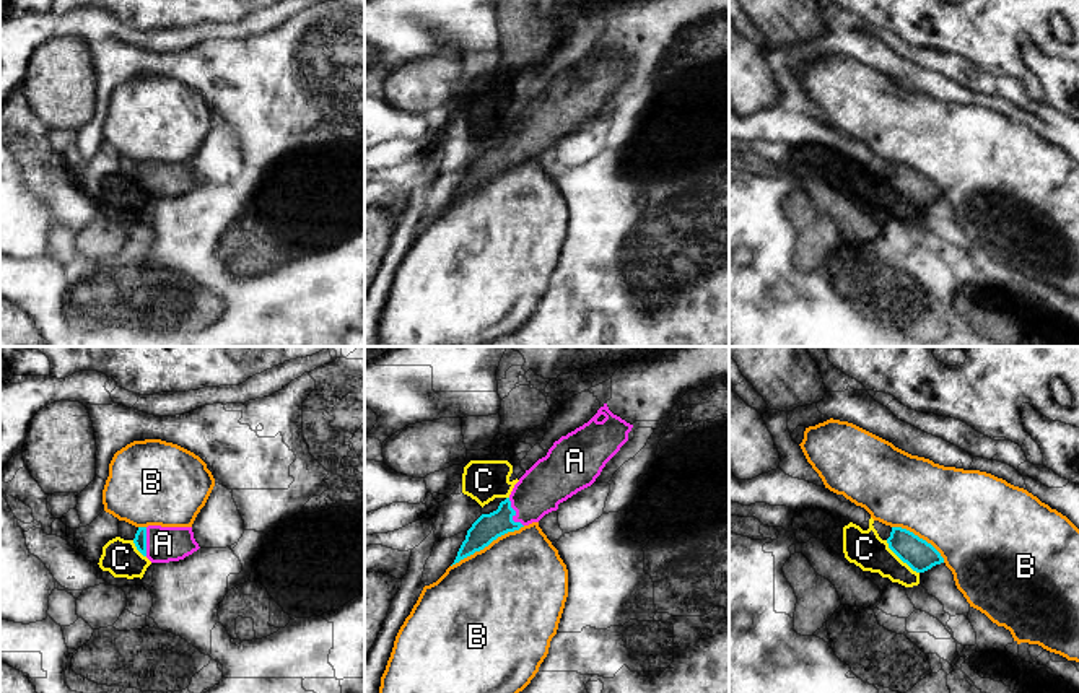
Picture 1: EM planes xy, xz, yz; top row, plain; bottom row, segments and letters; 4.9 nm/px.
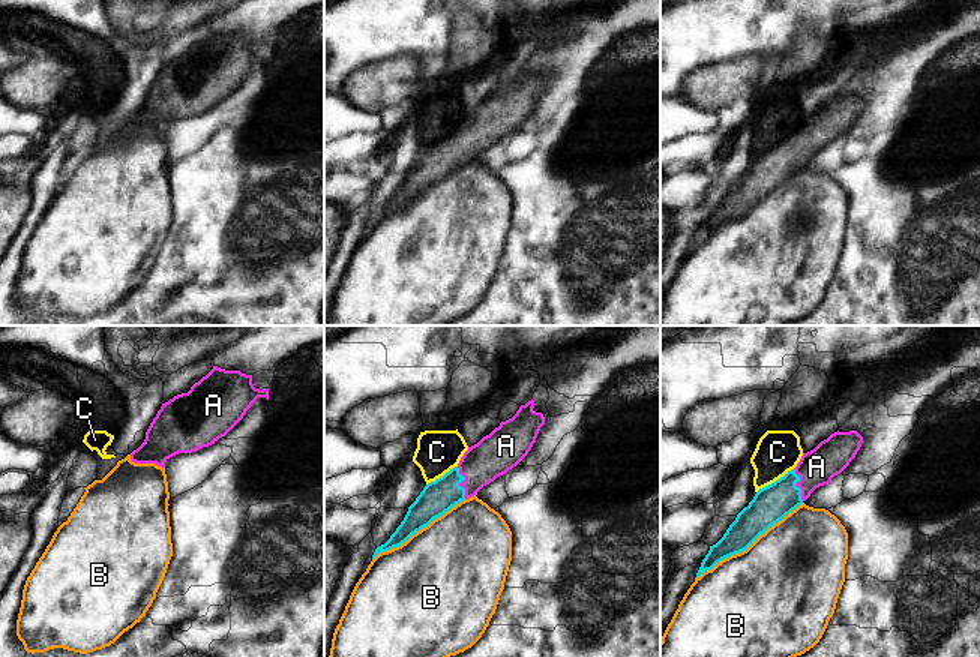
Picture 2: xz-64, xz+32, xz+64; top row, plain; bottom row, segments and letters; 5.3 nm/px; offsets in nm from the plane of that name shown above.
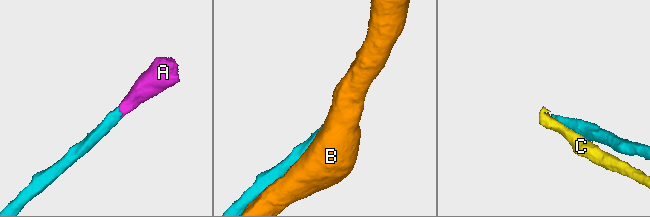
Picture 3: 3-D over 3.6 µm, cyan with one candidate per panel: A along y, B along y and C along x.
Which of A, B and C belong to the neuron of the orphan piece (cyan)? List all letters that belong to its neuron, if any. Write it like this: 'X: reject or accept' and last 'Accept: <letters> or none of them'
A: accept
B: reject
C: reject
Accept: A

